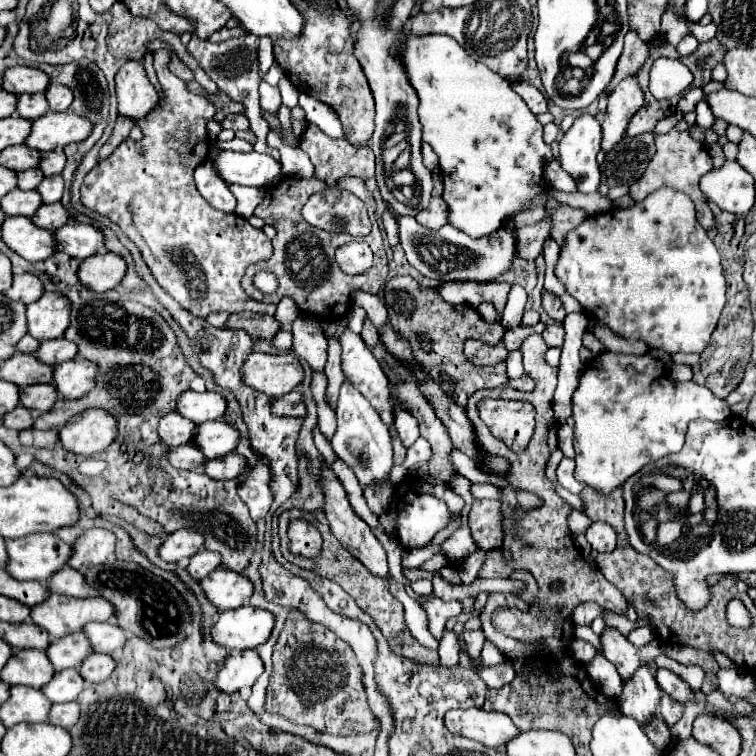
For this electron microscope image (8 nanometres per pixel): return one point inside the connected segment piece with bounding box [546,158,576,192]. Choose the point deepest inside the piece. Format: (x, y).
(556, 177)

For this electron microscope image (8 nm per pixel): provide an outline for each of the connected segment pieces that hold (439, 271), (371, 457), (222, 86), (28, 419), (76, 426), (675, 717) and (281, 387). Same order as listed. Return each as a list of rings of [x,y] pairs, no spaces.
[[[396,216],[398,236],[402,250],[412,268],[416,268],[422,276],[434,278],[440,282],[490,282],[494,276],[500,276],[510,268],[512,258],[516,256],[514,232],[500,228],[484,238],[470,238],[462,230],[446,224],[440,230],[428,230],[416,222],[414,216]]]
[[[344,380],[340,388],[336,418],[338,418],[338,428],[332,438],[334,452],[354,470],[360,486],[362,488],[382,486],[386,480],[390,480],[390,470],[394,466],[394,460],[392,460],[392,440],[388,426],[382,422],[382,418],[370,406],[370,402],[364,400],[364,396],[348,380]]]
[[[244,34],[240,38],[230,38],[226,42],[220,44],[212,44],[208,40],[199,38],[191,38],[187,45],[187,51],[194,60],[204,68],[204,72],[216,82],[218,90],[222,90],[226,96],[230,96],[236,102],[242,102],[246,108],[246,118],[250,120],[252,132],[256,136],[256,144],[254,150],[260,154],[270,154],[276,162],[280,162],[280,152],[270,148],[266,142],[266,134],[268,134],[268,122],[264,122],[262,112],[260,112],[260,94],[258,94],[258,86],[260,86],[260,72],[258,72],[258,52],[256,52],[256,36],[252,34]]]
[[[18,406],[12,412],[8,412],[8,416],[2,416],[2,422],[4,422],[6,428],[12,428],[12,430],[18,430],[20,432],[20,430],[32,428],[34,418],[32,418],[32,414],[30,414],[28,408]]]
[[[86,410],[72,416],[60,430],[58,442],[66,452],[94,456],[106,450],[118,434],[116,418],[104,410]]]
[[[668,694],[662,696],[662,700],[660,700],[660,716],[664,718],[664,722],[666,722],[668,726],[676,724],[676,722],[680,720],[682,712],[684,712],[684,704],[678,704],[678,702],[672,700]]]
[[[248,354],[240,372],[244,384],[270,398],[296,390],[304,378],[304,368],[294,354]]]

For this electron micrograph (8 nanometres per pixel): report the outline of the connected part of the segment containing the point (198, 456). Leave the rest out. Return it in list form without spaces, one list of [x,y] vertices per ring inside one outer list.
[[[184,444],[180,448],[170,448],[166,458],[174,468],[182,468],[182,470],[200,470],[206,460],[204,454],[192,444]]]

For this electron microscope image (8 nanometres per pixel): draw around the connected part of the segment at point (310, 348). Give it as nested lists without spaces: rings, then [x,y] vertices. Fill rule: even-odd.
[[[298,316],[292,322],[292,352],[298,358],[304,358],[312,370],[324,370],[328,356],[328,340],[320,328],[320,324],[310,316]]]

